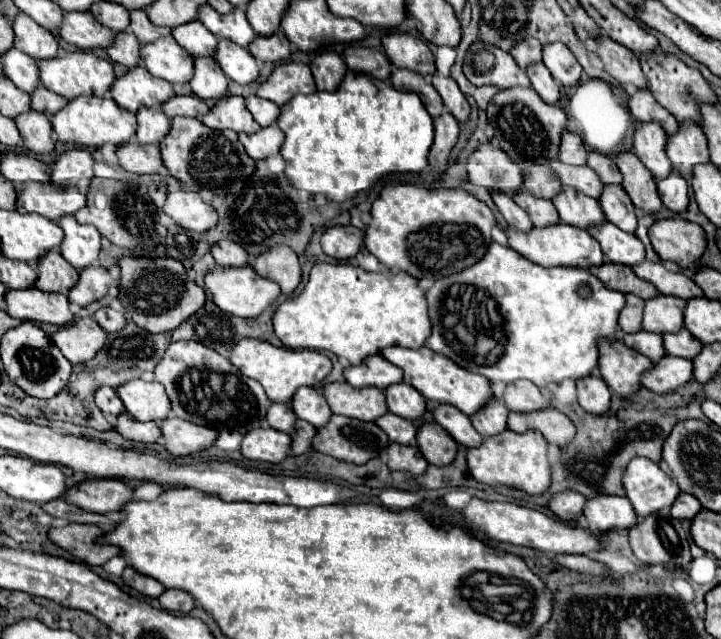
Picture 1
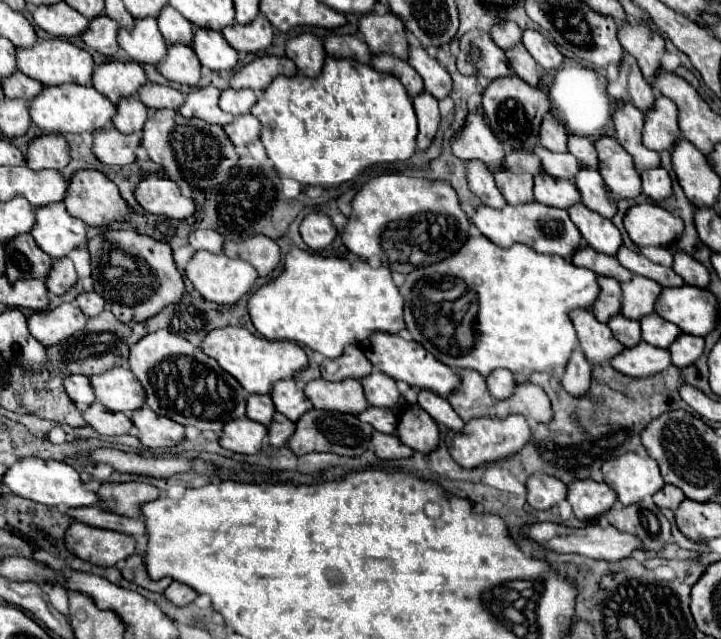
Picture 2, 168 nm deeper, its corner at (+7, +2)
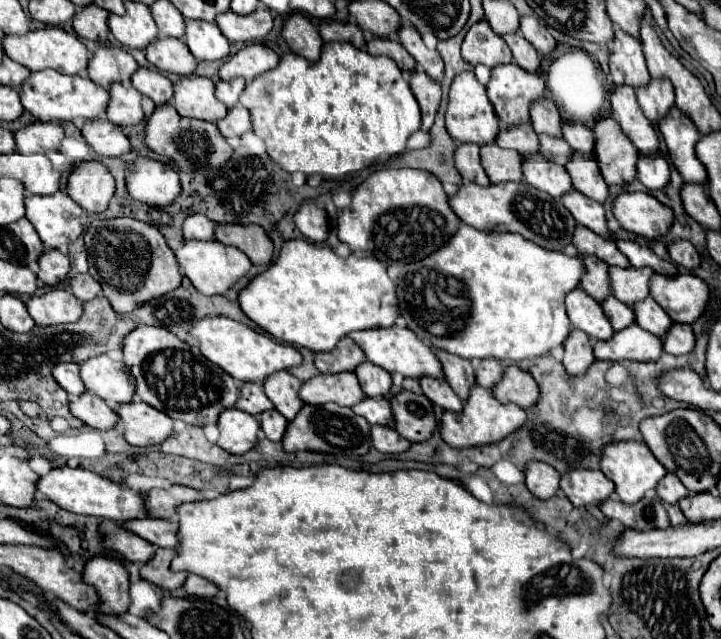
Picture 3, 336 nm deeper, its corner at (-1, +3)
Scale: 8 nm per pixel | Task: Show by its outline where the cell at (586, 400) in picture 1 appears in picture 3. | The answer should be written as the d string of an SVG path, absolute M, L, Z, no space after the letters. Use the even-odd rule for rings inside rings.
M572 329L566 343L564 343L564 367L570 375L584 373L594 361L590 337L584 331Z

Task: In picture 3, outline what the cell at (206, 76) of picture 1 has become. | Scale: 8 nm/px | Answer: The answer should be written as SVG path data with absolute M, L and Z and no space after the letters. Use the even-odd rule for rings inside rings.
M160 35L144 49L144 53L146 59L160 71L190 75L196 69L196 59L190 55L190 49L184 45L182 39Z

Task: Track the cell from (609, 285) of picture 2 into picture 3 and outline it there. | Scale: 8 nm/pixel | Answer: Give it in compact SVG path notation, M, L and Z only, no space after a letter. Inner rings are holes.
M580 255L578 257L582 259L586 271L580 279L580 287L590 293L596 301L602 301L606 299L606 295L610 295L610 281L608 281L608 265L602 263L598 257L594 255Z

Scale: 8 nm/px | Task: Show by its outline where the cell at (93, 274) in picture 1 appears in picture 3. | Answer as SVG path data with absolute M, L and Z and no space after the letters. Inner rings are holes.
M46 249L38 259L40 271L36 273L44 285L60 285L70 271L70 257L58 249Z

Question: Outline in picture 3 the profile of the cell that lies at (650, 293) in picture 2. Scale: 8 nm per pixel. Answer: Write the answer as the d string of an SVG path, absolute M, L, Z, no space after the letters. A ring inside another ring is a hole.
M610 267L608 279L610 279L612 295L632 307L634 303L638 303L650 295L648 281L650 281L652 273L654 271L650 267L640 267L640 269L636 269L636 267L626 267L626 269Z

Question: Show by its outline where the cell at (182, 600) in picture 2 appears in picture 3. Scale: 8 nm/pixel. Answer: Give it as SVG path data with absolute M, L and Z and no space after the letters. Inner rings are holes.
M188 575L184 589L188 595L196 595L196 597L214 597L218 593L218 587L214 587L212 581L202 579L200 575Z

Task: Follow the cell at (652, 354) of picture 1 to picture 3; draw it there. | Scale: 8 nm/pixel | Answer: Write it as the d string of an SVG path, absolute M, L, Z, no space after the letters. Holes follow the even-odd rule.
M608 295L600 305L602 305L604 315L608 317L610 325L614 327L614 331L626 329L628 325L634 323L634 311L628 305L624 305L622 301L618 301L614 295Z

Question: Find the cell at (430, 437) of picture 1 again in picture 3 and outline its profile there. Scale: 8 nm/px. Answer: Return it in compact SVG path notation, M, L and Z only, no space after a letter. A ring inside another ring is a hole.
M402 389L390 397L390 407L394 413L394 429L410 443L426 441L432 437L436 419L430 399Z

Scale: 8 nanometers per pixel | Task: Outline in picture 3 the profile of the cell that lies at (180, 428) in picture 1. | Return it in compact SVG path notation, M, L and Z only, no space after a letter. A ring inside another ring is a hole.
M144 401L122 403L114 407L114 411L124 423L124 437L130 445L156 445L172 433L172 419Z

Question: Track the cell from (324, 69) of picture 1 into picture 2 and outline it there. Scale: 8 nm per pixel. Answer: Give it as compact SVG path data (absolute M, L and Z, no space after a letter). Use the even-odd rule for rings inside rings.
M300 34L286 44L286 56L294 60L298 70L308 76L316 78L322 74L322 66L326 60L326 50L322 42L312 34Z

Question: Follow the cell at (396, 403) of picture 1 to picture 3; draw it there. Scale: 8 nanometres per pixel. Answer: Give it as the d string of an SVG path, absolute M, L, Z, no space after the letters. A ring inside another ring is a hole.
M362 361L356 369L354 375L360 381L362 391L368 397L386 397L392 387L392 377L388 371L380 369L378 365L372 365L370 361Z

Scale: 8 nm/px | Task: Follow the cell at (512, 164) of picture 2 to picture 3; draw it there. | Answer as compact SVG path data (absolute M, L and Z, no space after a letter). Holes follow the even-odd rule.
M518 123L498 133L496 145L506 149L516 149L520 155L532 155L538 151L538 137L530 123Z

